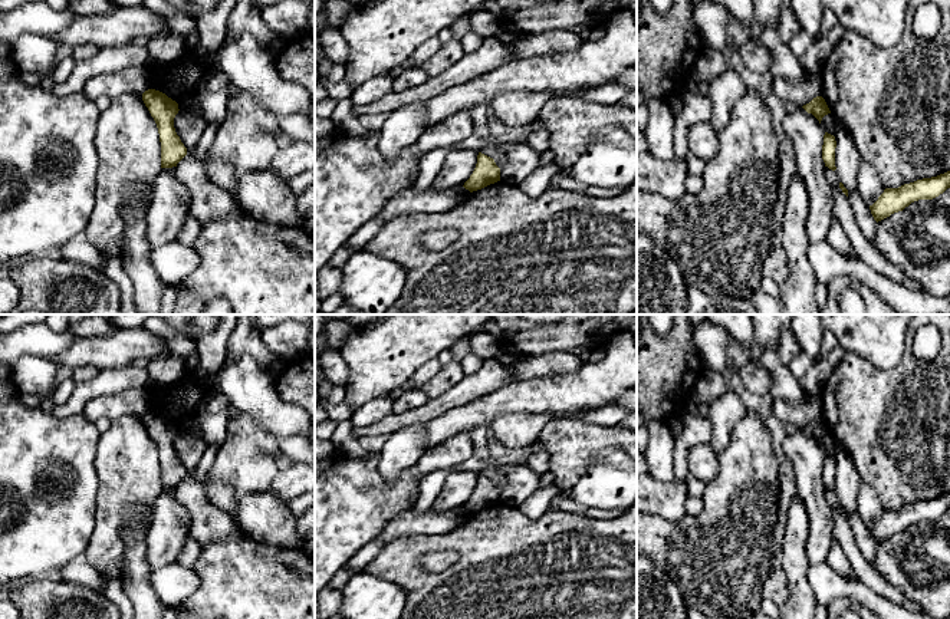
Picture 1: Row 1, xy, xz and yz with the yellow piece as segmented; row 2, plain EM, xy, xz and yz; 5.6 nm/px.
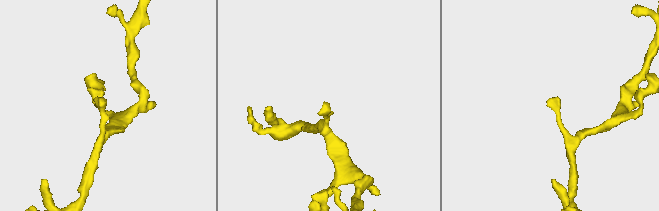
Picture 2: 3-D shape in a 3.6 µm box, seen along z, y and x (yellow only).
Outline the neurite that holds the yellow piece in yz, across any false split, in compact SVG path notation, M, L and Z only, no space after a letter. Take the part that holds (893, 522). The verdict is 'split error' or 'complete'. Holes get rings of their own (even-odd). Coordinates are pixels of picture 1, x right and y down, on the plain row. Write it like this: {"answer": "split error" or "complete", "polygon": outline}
{"answer": "complete", "polygon": "M950 493L931 500L917 501L898 510L885 510L878 521L870 527L878 544L894 534L903 533L918 521L933 521L950 510Z"}

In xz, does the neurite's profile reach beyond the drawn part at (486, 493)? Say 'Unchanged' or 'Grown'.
Unchanged

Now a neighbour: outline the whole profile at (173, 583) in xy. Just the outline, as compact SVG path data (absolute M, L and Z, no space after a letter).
M171 563L152 572L151 585L167 606L178 606L198 587L198 576L193 567Z

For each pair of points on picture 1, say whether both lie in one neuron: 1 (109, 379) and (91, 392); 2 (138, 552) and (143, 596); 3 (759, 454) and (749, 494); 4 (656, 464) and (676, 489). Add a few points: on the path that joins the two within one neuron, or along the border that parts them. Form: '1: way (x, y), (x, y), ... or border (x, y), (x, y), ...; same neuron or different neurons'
1: way (105, 384), (95, 388); same neuron
2: way (138, 563), (138, 585); same neuron
3: way (749, 464), (749, 484); same neuron
4: border (651, 476), (664, 481), (674, 478); different neurons

